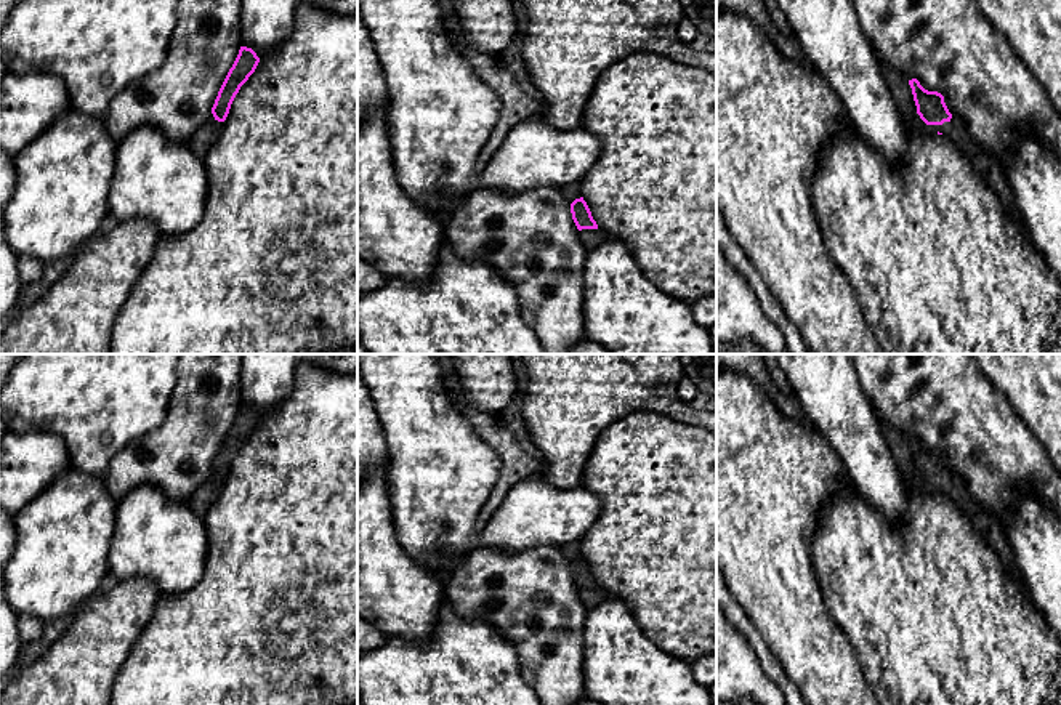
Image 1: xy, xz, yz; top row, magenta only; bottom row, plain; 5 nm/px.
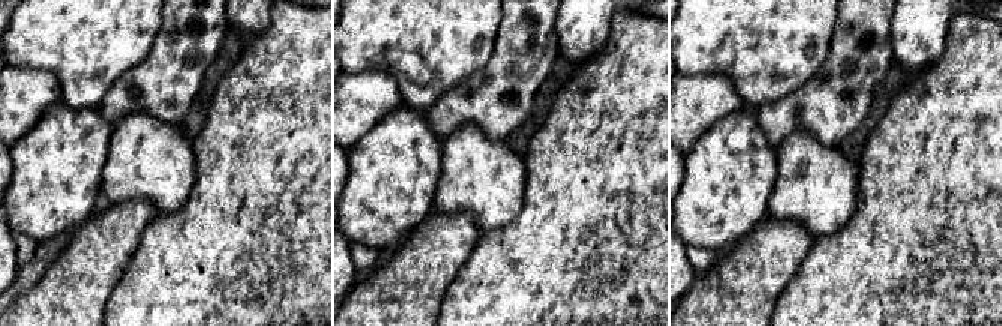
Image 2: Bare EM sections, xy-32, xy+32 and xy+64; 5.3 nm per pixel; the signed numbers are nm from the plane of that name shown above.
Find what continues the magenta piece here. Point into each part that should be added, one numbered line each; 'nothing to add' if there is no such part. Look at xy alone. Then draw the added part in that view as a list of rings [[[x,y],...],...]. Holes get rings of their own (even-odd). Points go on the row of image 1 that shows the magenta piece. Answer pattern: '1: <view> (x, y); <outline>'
1: xy (204, 138); [[[213,114],[207,122],[197,130],[197,133],[189,139],[189,149],[200,159],[205,157],[210,146],[220,136],[224,122],[218,122]]]

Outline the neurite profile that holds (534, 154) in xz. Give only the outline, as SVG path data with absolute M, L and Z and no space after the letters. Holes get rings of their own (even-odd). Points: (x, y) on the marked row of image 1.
M540 115L518 123L478 176L479 187L518 194L539 186L580 183L601 155L598 138L582 125L561 131Z

